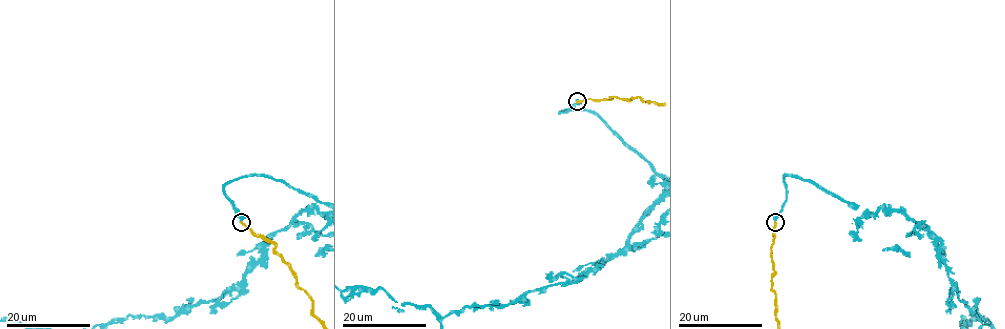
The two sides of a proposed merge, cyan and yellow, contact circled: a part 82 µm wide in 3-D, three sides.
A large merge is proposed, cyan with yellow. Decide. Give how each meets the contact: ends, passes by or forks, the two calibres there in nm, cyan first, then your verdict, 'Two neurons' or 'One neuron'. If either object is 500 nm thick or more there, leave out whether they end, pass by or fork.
At the ring cyan ends. At the ring yellow ends. Thickness 400 nm (cyan) against 440 nm. One neuron

